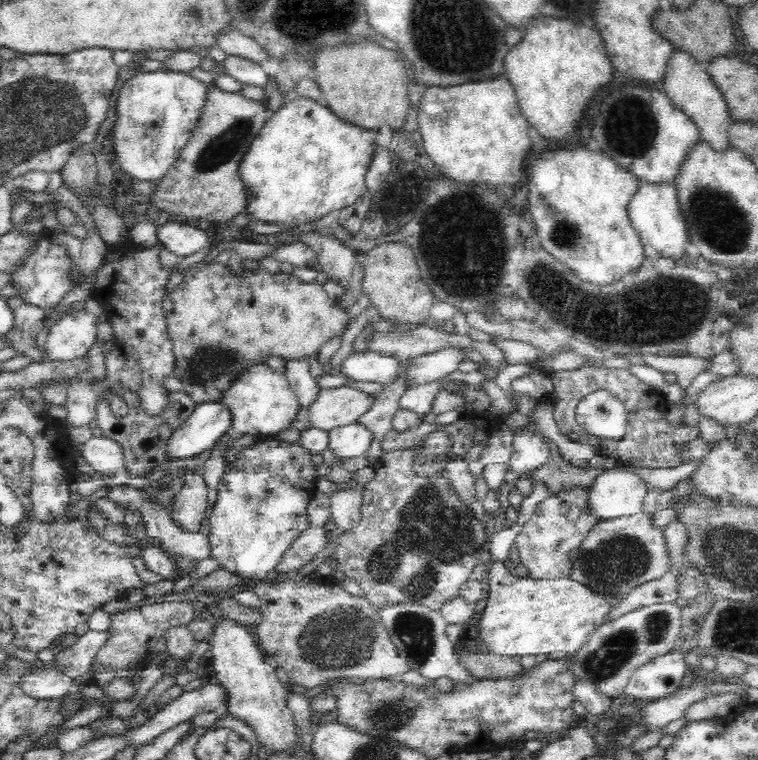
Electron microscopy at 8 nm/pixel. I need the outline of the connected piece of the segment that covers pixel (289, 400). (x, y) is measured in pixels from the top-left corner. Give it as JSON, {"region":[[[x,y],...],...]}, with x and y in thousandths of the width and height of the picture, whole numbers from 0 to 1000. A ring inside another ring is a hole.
{"region":[[[344,480],[330,484],[306,505],[296,518],[292,532],[307,546],[306,561],[317,574],[358,576],[373,566],[387,563],[387,554],[397,538],[376,495]]]}

